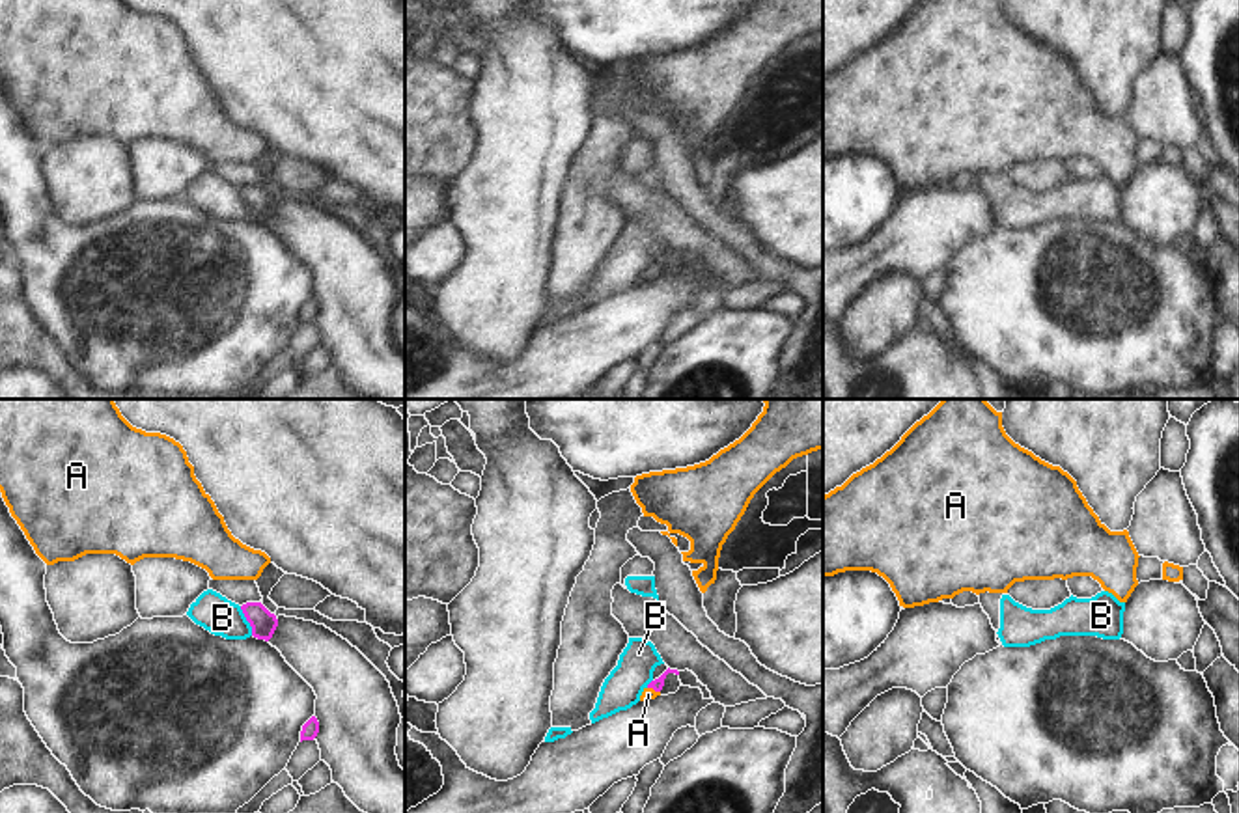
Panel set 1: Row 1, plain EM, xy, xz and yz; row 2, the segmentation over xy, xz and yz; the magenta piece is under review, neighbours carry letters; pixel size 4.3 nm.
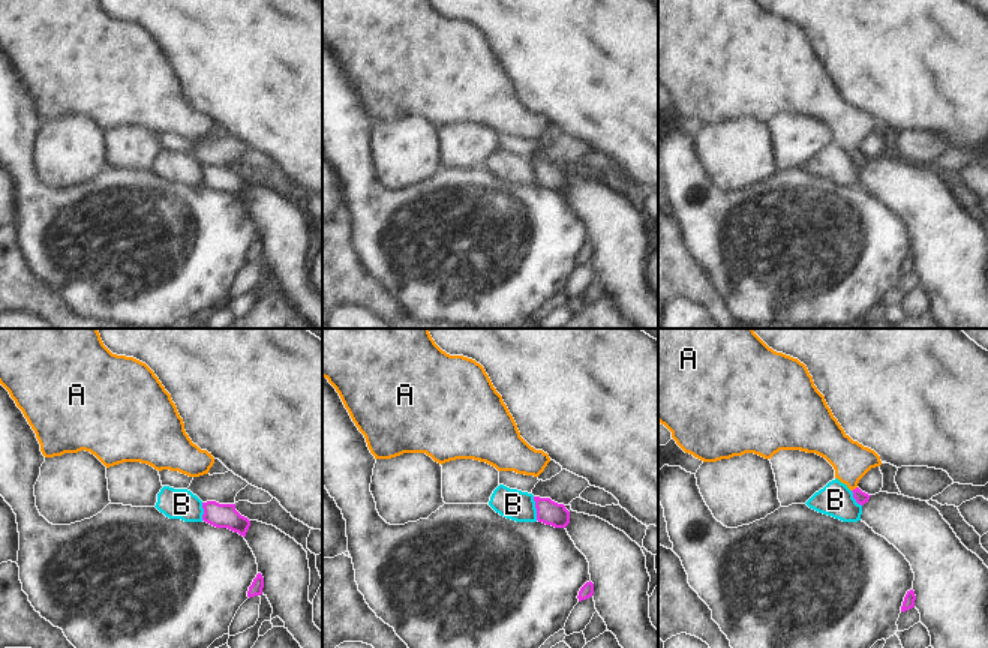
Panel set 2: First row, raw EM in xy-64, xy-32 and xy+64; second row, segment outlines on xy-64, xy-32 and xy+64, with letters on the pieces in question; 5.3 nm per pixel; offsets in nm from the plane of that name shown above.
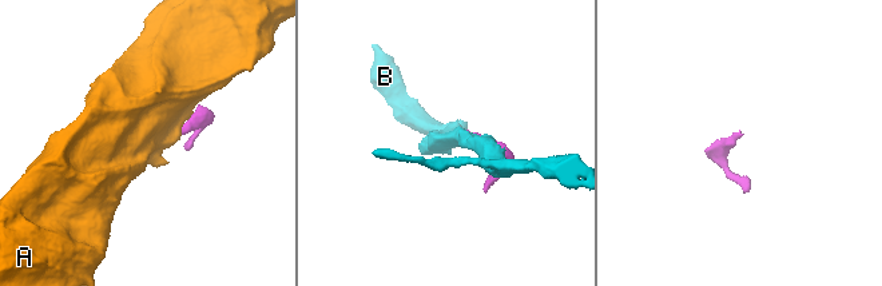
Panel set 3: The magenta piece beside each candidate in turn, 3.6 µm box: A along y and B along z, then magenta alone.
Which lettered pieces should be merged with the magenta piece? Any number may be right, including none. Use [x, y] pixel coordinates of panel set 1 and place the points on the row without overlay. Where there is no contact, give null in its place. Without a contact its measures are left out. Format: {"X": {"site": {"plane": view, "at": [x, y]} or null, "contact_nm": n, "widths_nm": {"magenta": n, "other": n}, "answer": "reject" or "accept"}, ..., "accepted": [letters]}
{"A": {"site": {"plane": "xz", "at": [654, 271]}, "contact_nm": 60, "widths_nm": {"magenta": 50, "other": 50}, "answer": "accept"}, "B": {"site": {"plane": "xy", "at": [247, 202]}, "contact_nm": 140, "widths_nm": {"magenta": 120, "other": 160}, "answer": "reject"}, "accepted": ["A"]}

